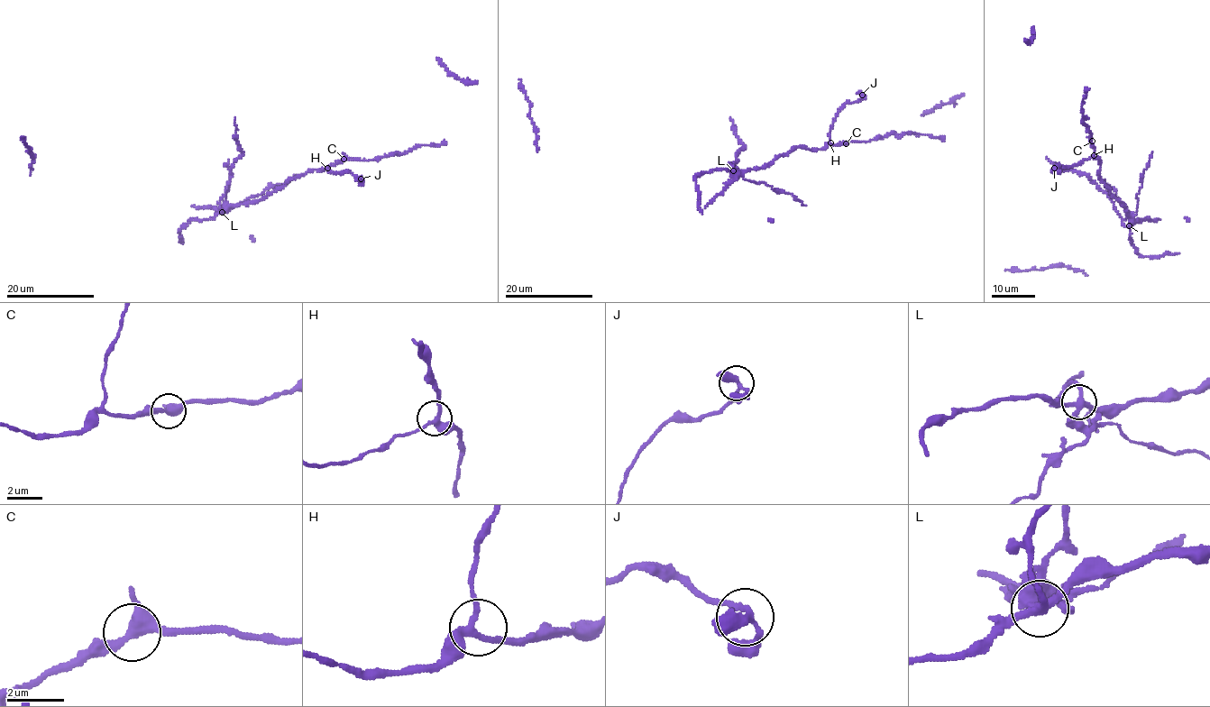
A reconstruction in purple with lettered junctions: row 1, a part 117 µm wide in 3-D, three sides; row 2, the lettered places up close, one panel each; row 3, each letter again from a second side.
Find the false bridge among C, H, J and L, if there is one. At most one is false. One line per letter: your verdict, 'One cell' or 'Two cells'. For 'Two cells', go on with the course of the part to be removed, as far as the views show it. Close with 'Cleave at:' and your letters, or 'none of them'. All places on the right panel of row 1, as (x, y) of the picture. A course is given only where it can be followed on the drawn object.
C: One cell
H: One cell
J: One cell
L: Two cells. Course of the part to remove: (1129, 225), (1123, 224), (1105, 192), (1085, 175), (1063, 169), (1047, 157)
Cleave at: L

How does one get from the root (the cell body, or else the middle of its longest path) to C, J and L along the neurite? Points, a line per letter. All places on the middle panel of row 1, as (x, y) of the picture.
C: (765, 167), (797, 147), (822, 150), (829, 144), (846, 143)
J: (765, 167), (797, 147), (821, 150), (829, 142), (829, 129), (837, 112), (846, 104), (858, 101), (862, 95)
L: (765, 167), (734, 169)

